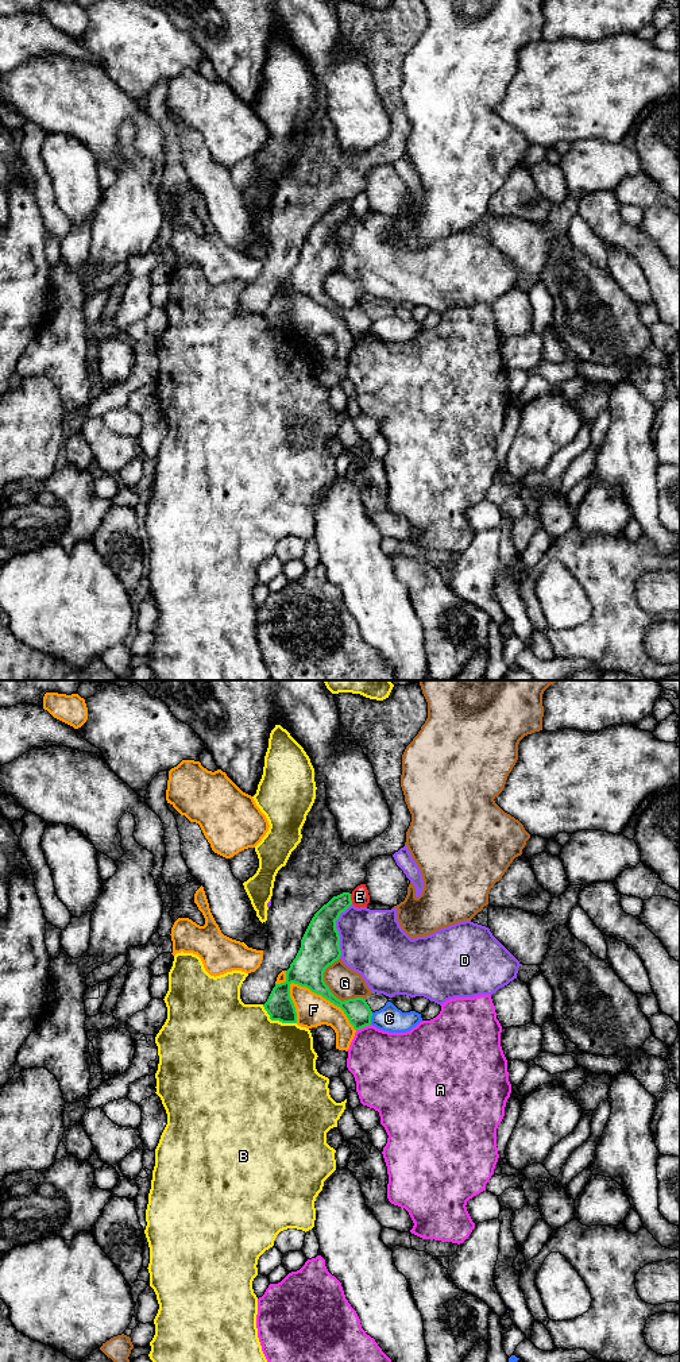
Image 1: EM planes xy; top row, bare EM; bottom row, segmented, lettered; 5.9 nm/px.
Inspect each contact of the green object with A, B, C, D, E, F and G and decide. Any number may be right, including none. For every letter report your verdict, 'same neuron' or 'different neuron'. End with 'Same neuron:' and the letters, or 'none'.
A: different neuron
B: different neuron
C: different neuron
D: different neuron
E: different neuron
F: different neuron
G: different neuron
Same neuron: none

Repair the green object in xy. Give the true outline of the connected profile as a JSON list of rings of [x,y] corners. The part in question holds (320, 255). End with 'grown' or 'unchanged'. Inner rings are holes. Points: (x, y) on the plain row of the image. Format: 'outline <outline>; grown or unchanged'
outline [[[343,201],[333,205],[314,223],[301,248],[301,256],[286,279],[286,290],[275,293],[263,313],[271,329],[297,332],[295,316],[290,306],[290,293],[294,292],[340,316],[355,339],[371,333],[372,320],[366,308],[355,306],[341,310],[324,290],[325,278],[341,265],[336,229],[351,213],[351,202]]]; unchanged

